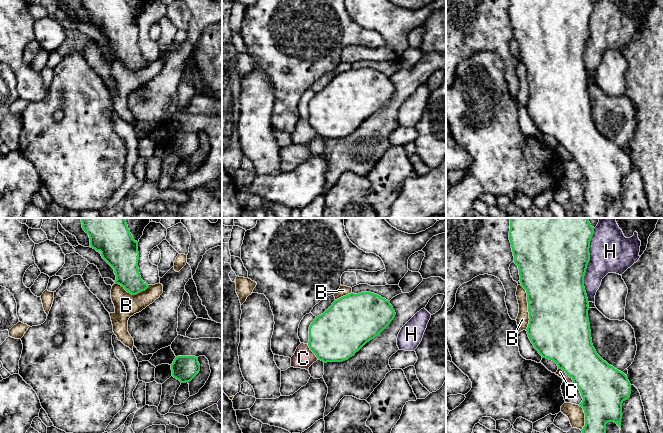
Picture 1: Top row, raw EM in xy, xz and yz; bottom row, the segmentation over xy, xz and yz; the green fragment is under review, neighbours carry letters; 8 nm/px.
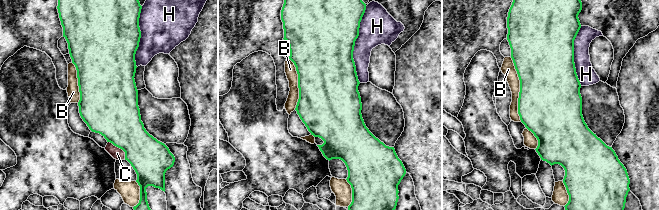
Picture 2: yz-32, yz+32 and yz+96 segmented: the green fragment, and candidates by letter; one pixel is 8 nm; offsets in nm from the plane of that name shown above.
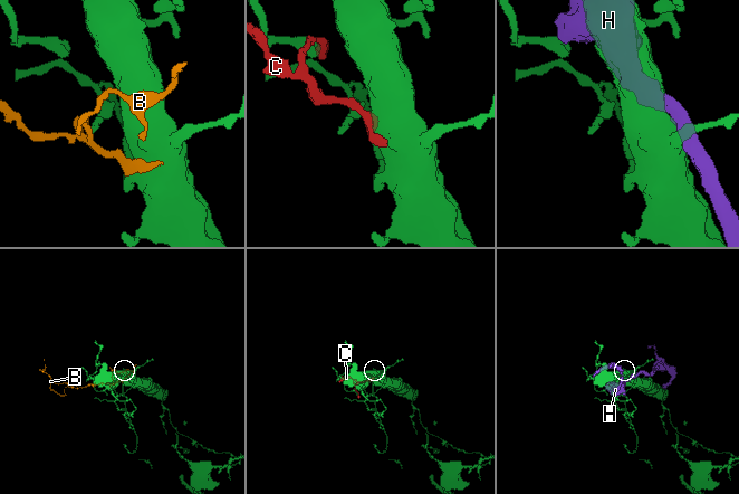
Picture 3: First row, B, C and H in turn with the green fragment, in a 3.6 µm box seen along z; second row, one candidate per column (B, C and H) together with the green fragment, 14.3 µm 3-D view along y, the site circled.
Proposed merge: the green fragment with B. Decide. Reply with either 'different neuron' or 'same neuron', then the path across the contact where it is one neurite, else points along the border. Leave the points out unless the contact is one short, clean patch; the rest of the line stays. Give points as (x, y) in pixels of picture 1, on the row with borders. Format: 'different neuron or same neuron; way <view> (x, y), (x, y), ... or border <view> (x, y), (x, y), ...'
same neuron

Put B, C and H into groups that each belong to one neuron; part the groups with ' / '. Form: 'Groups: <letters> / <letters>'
Groups: B / C / H

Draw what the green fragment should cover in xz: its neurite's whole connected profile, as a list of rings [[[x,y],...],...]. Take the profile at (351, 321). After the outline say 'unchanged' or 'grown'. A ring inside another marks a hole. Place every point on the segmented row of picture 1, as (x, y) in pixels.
[[[341,285],[334,297],[332,305],[317,316],[309,327],[308,346],[324,363],[348,360],[378,336],[396,315],[390,301],[371,292],[354,294],[351,287]]]; grown

